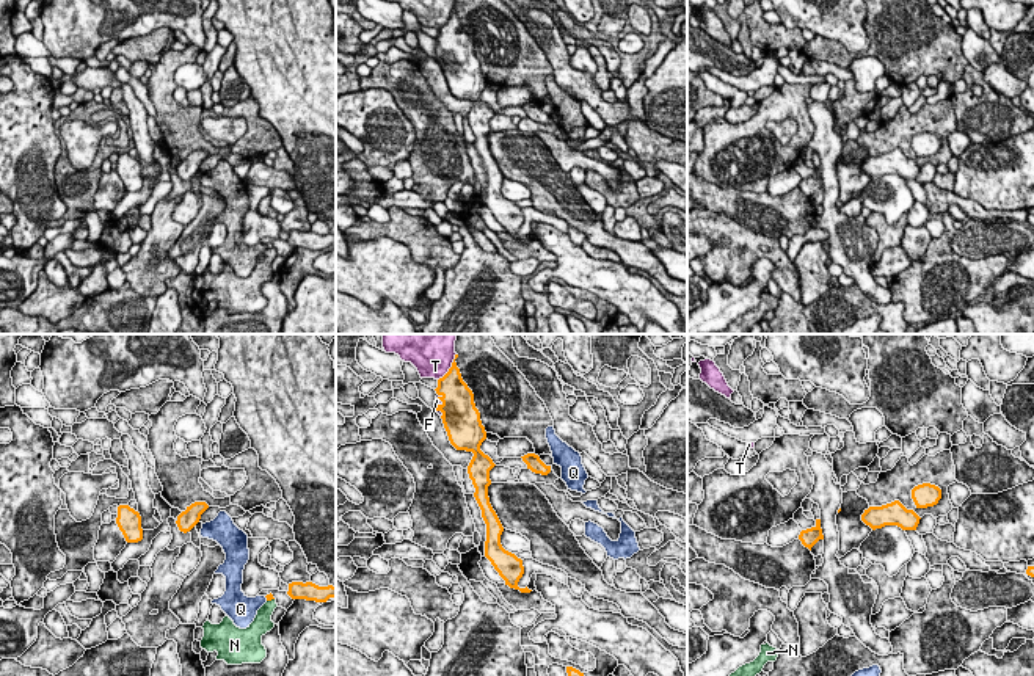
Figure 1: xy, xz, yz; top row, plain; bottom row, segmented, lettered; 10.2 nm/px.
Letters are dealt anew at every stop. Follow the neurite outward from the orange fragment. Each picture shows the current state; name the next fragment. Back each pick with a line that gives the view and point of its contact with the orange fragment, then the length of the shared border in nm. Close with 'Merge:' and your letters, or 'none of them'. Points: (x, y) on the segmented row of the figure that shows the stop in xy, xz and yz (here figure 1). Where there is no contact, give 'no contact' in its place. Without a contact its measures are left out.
F: contact xz (440, 399); length 130 nm
Merge: F

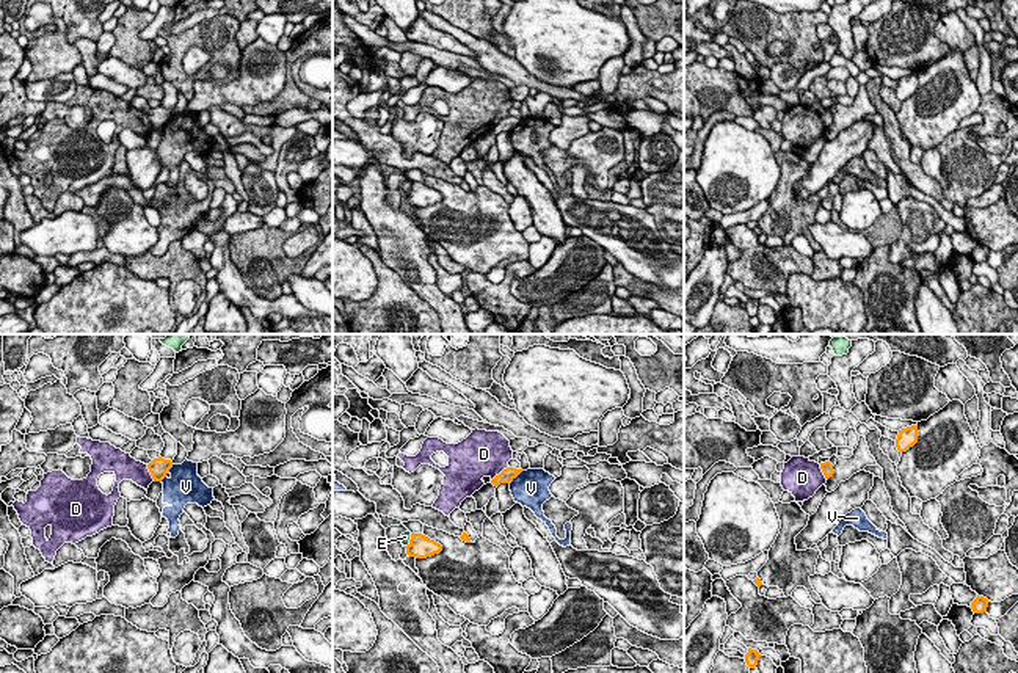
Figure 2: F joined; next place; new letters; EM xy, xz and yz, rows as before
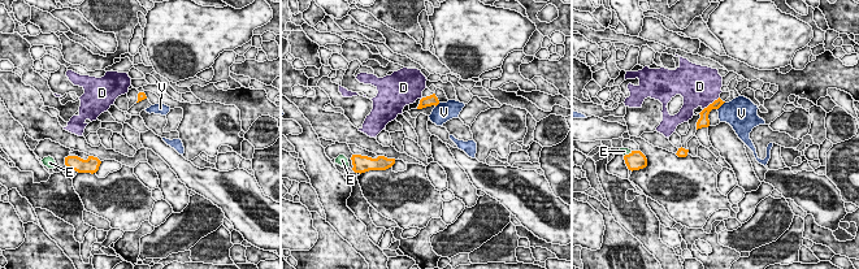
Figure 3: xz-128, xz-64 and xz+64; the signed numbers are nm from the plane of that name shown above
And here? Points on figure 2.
Merge: none of them

